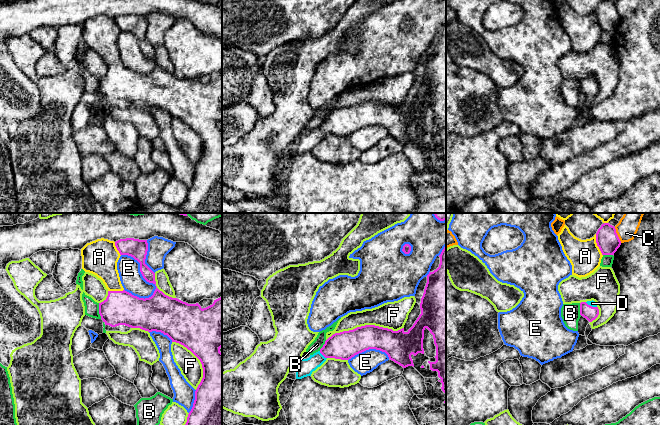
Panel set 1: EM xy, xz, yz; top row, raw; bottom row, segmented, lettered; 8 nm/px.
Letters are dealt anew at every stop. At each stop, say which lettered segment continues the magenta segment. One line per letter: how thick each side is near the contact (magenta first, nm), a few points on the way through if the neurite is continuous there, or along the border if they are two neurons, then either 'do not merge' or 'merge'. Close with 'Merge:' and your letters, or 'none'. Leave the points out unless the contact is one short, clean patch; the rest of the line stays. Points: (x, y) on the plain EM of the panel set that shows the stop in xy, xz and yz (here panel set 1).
A: 180/260 nm | merge
B: 280/110 nm | do not merge
C: 180/140 nm | do not merge
D: 220/130 nm | merge
E: 150/180 nm | do not merge
F: 220/220 nm | do not merge
Merge: A, D

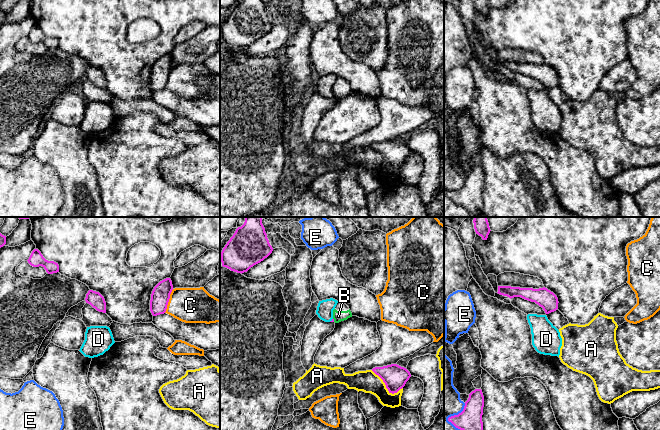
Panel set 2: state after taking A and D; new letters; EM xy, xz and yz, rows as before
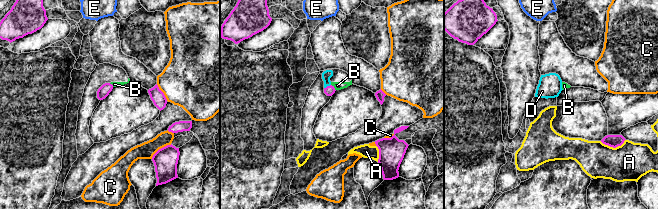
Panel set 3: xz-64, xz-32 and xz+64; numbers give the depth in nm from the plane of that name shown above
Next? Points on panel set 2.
A: 190/180 nm | do not merge
B: 20/90 nm | along xz (333, 94), (334, 97) | do not merge
C: 150/280 nm | do not merge
D: 20/130 nm | across xz (332, 95), (330, 97), (325, 89), (325, 84) | merge
E: 190/280 nm | do not merge
Merge: D

